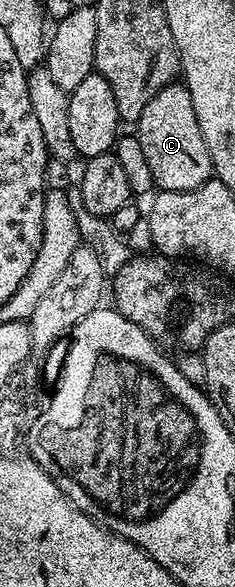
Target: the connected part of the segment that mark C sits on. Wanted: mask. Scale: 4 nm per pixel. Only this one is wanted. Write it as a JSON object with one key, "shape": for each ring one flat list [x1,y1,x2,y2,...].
{"shape":[[184,83,163,86,143,110,135,125,143,155,151,166,154,185,163,192,190,192,214,175,211,154,199,130,199,118]]}

